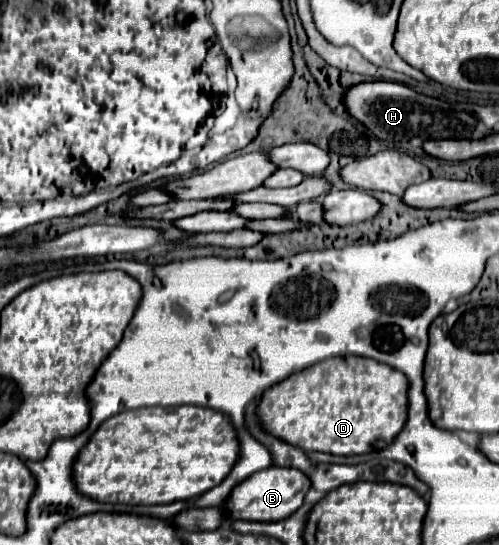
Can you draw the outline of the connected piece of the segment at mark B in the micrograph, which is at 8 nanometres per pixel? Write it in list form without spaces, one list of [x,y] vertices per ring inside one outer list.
[[[270,466],[246,478],[242,484],[238,484],[238,488],[230,492],[224,508],[226,512],[230,512],[230,520],[278,522],[302,506],[302,500],[308,490],[310,490],[310,480],[300,470]]]

